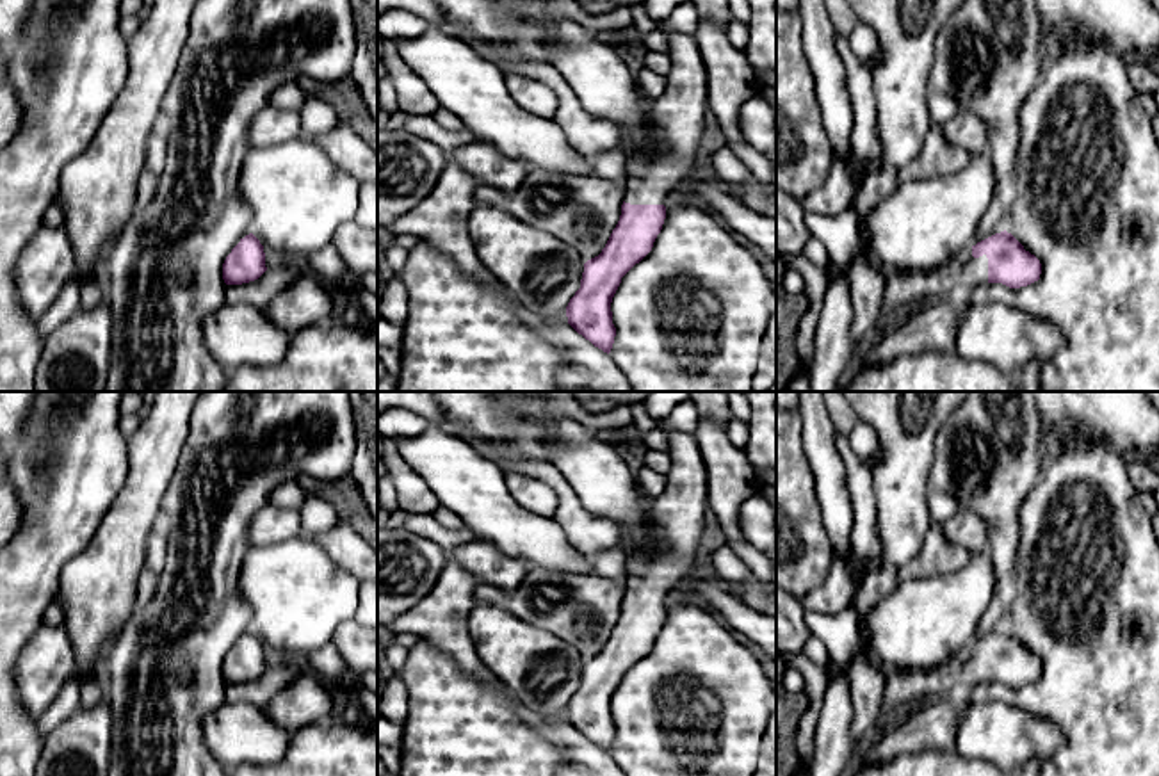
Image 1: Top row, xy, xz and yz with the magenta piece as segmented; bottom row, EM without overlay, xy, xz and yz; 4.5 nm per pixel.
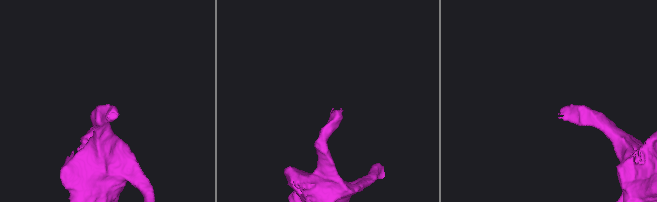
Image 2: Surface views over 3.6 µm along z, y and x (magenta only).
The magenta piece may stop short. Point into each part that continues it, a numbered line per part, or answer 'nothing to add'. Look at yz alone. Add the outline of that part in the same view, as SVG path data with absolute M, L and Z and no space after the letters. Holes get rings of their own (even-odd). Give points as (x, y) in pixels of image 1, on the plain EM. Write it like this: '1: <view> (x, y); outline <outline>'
1: yz (955, 677); outline M986 653L967 660L949 659L929 671L888 671L883 689L883 715L901 705L920 705L936 698L963 694L988 682Z

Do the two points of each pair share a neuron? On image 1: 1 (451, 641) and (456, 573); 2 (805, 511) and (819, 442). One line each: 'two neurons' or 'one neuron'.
1: one neuron
2: two neurons

